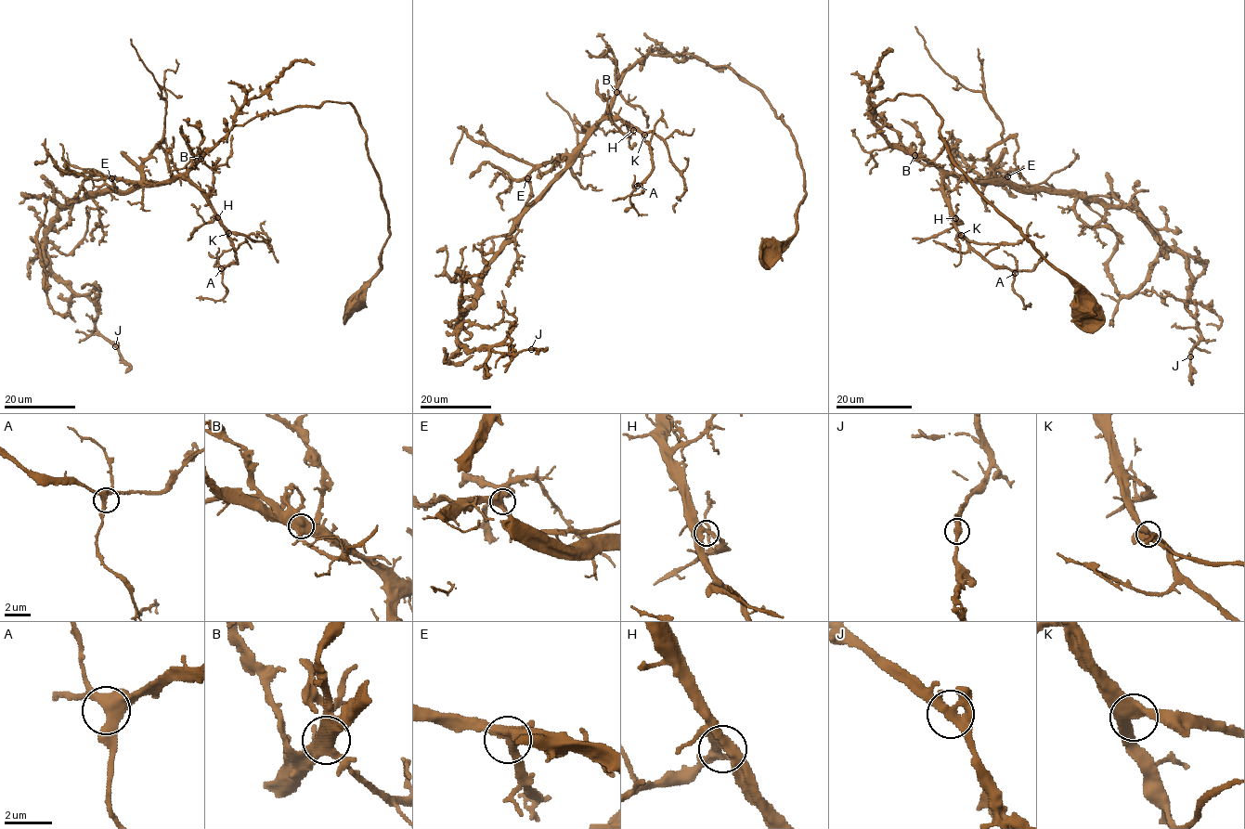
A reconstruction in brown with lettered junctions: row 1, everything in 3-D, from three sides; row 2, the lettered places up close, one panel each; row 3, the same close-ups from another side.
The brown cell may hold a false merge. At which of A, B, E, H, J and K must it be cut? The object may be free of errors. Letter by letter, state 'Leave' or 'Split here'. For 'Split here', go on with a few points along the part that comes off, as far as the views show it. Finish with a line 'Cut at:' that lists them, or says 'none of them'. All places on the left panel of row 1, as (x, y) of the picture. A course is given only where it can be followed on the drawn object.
A: Leave
B: Leave
E: Leave
H: Leave
J: Leave
K: Leave
Cut at: none of them

